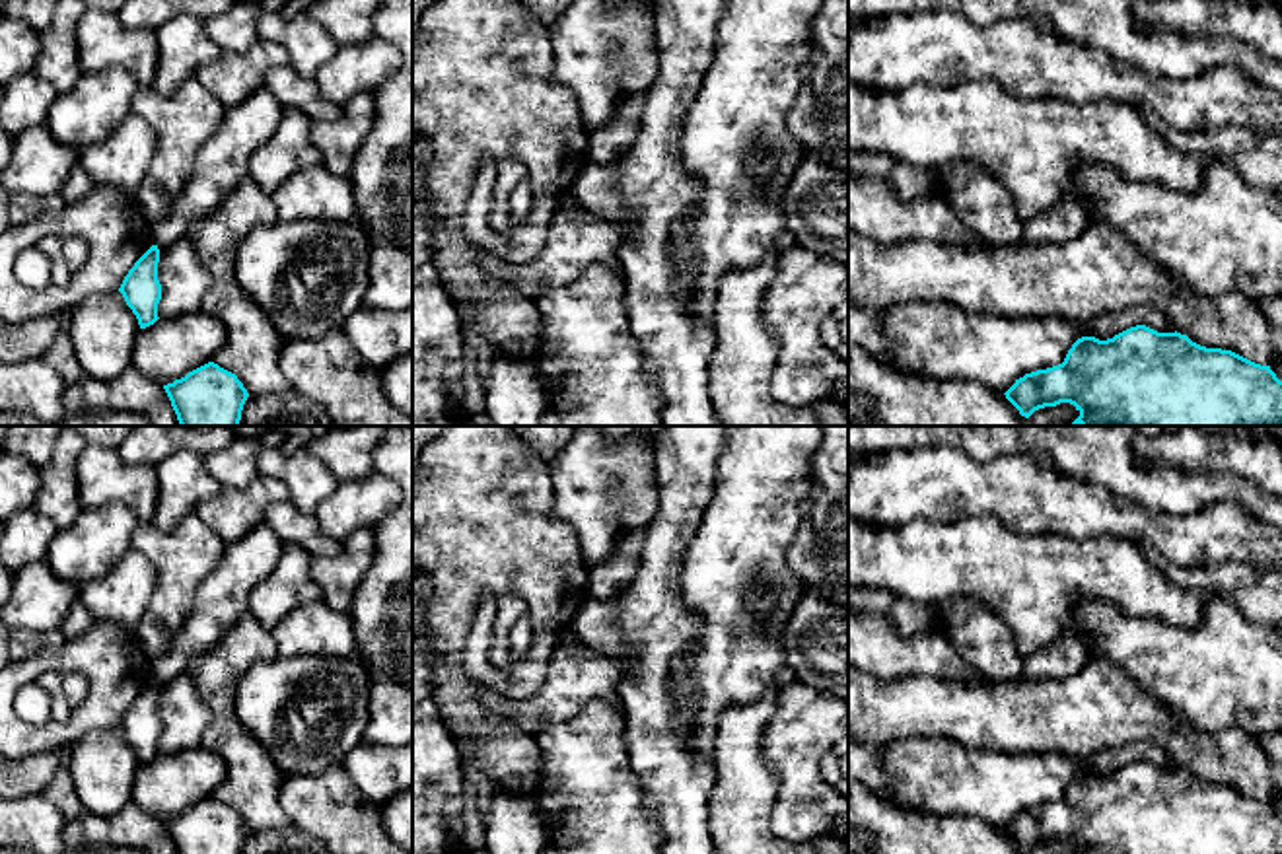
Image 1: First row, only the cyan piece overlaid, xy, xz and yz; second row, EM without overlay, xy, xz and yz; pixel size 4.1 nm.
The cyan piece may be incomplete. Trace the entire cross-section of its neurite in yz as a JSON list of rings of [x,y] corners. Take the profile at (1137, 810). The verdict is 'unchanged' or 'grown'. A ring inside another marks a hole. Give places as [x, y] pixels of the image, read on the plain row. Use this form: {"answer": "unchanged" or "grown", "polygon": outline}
{"answer": "unchanged", "polygon": [[[1146,761],[1107,776],[1082,772],[1062,800],[1025,809],[1004,831],[1025,854],[1060,838],[1074,840],[1078,854],[1282,854],[1282,817],[1270,801]]]}

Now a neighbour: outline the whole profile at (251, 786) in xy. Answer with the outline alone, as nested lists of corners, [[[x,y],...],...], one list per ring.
[[[249,611],[185,673],[208,706],[212,722],[200,747],[226,763],[224,782],[210,798],[237,811],[249,831],[278,831],[290,825],[280,805],[282,770],[233,714],[235,689],[257,661],[276,658],[276,640]]]

